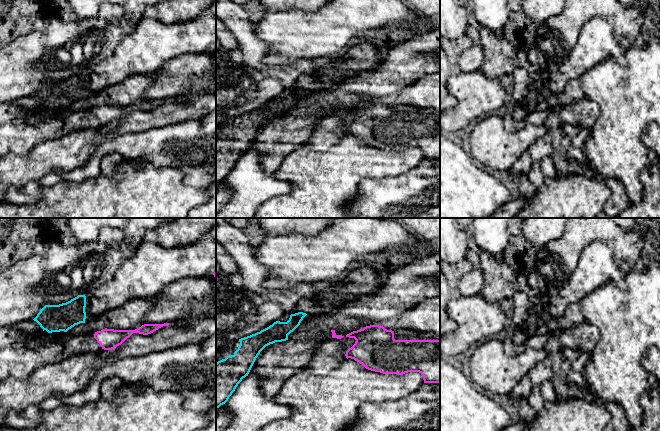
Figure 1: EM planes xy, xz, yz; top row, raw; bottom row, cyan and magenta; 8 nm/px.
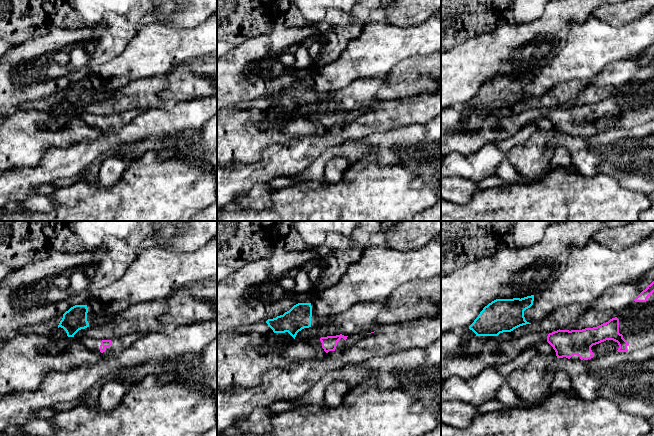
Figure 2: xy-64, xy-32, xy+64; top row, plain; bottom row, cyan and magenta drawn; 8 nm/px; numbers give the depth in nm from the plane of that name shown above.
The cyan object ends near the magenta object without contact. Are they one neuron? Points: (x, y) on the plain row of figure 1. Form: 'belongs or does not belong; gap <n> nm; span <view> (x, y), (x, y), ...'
does not belong; gap 120 nm; span xy (84, 98), (95, 108)

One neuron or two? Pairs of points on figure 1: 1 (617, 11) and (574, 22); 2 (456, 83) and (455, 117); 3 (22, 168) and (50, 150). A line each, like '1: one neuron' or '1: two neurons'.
1: one neuron
2: one neuron
3: one neuron

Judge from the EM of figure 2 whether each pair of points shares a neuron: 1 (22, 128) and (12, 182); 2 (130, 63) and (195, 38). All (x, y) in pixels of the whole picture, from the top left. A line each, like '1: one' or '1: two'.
1: two
2: one

